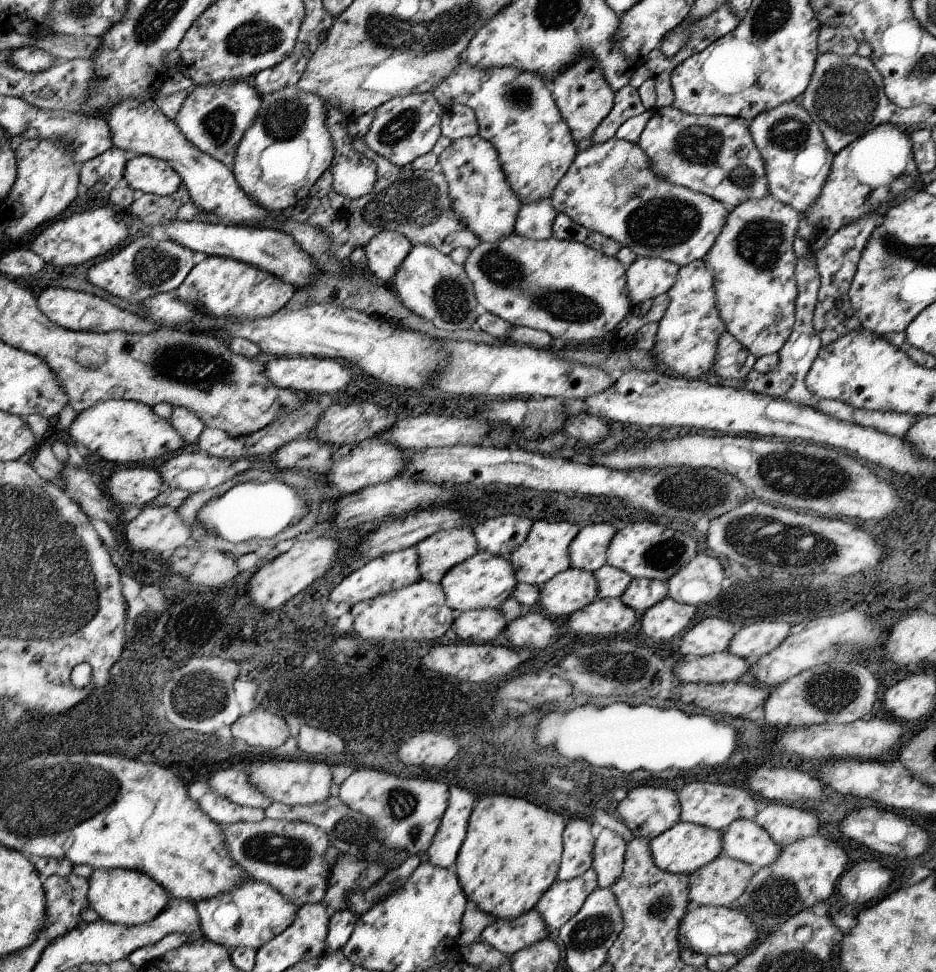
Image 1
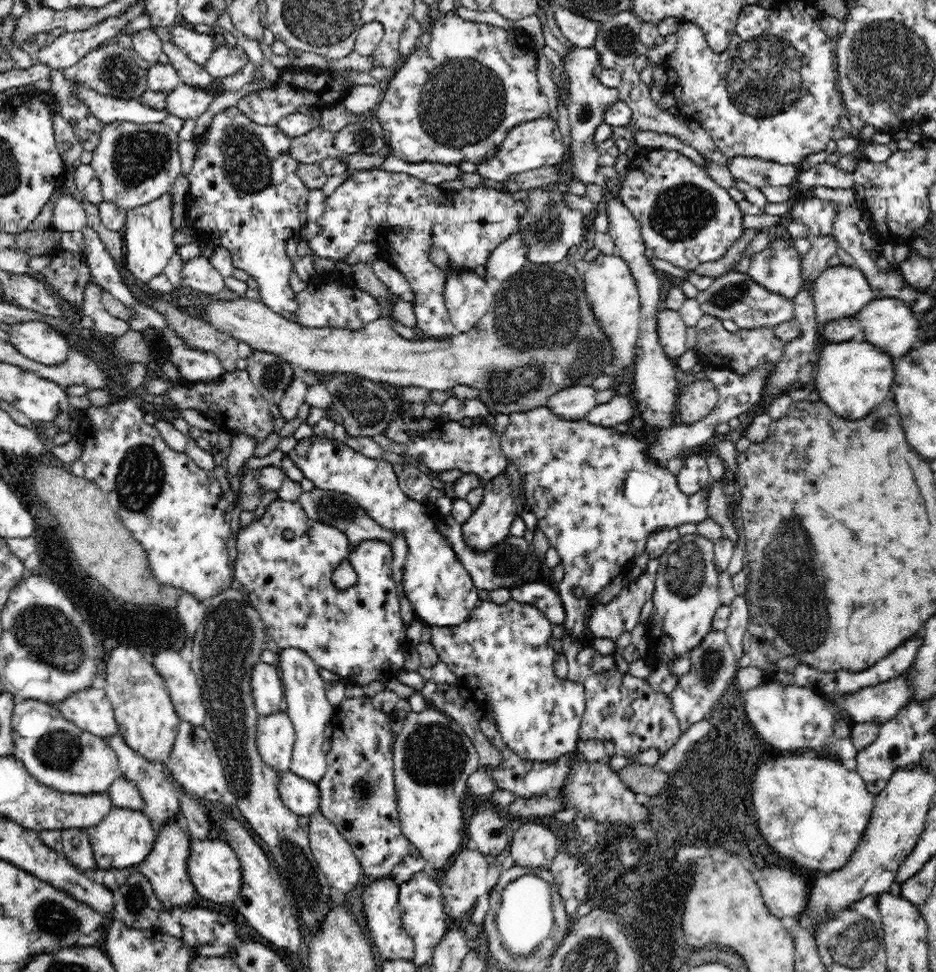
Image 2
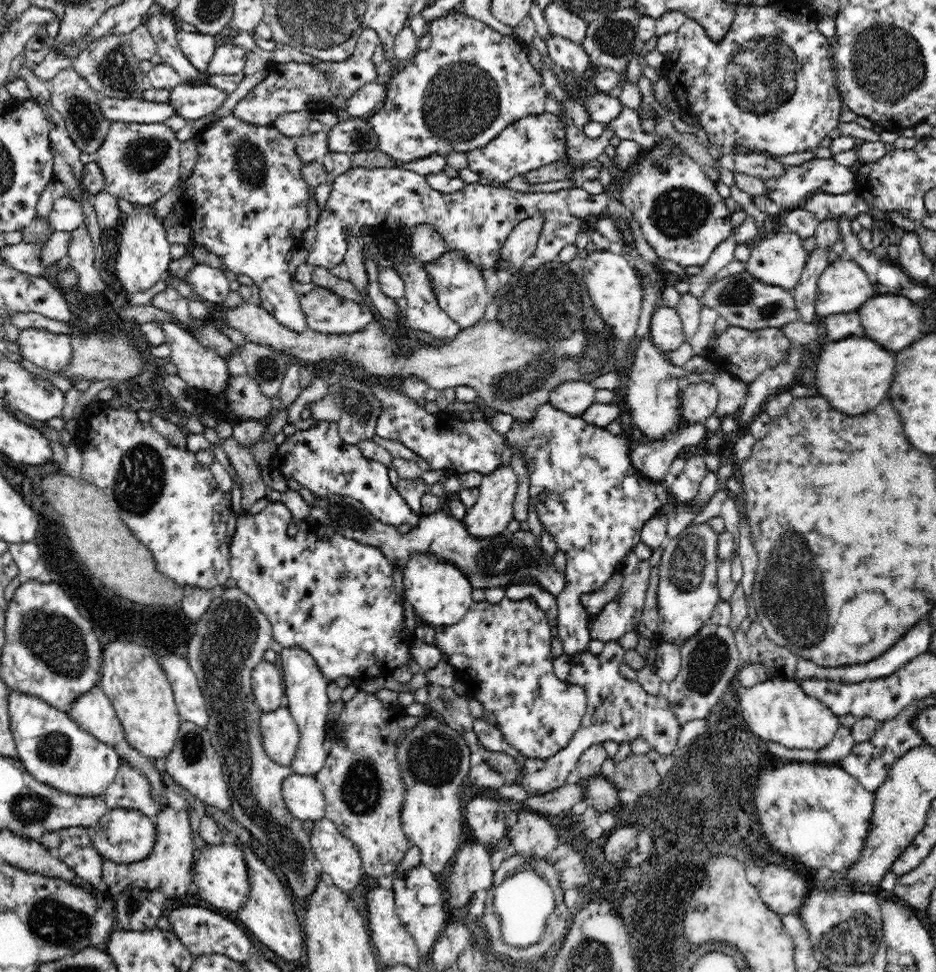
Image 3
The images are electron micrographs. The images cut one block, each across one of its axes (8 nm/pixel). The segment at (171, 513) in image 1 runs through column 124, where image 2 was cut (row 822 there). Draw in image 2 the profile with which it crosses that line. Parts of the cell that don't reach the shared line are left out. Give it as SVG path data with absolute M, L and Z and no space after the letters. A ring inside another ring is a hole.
M524 820L510 842L510 864L522 868L550 868L558 854L556 832L536 822Z

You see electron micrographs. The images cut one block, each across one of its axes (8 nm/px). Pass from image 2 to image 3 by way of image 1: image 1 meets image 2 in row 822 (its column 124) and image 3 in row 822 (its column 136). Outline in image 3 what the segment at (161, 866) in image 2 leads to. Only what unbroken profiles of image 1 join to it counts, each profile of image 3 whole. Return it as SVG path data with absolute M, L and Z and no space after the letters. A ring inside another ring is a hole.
M170 804L162 806L162 810L158 812L158 816L154 818L156 822L156 844L150 852L148 858L136 862L136 864L114 864L110 860L102 858L102 882L104 882L104 894L118 896L122 892L128 890L128 886L140 882L144 884L148 890L152 892L160 892L166 896L166 900L170 898L182 898L188 890L192 890L192 882L194 882L194 854L196 854L196 844L192 842L192 828L190 828L190 816L188 810L174 810Z

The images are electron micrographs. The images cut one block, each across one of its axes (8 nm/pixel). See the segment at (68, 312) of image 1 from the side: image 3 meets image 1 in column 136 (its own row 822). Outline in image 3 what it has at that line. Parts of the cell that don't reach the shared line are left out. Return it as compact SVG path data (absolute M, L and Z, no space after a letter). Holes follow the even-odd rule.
M324 818L314 822L310 846L322 872L330 876L330 882L342 892L348 894L366 876L360 852L332 820Z

